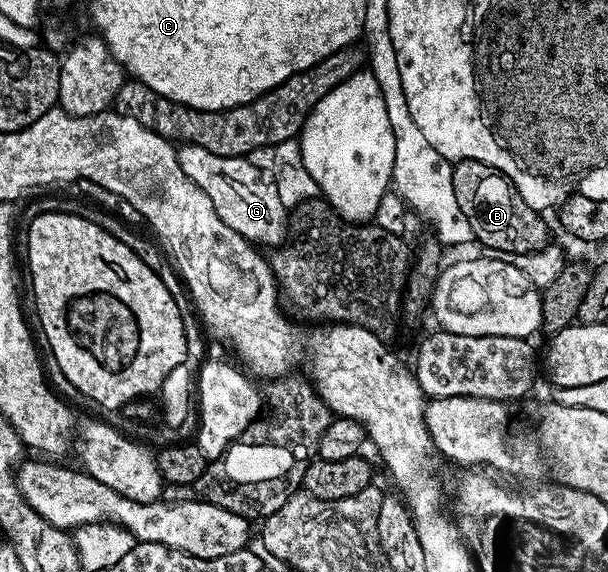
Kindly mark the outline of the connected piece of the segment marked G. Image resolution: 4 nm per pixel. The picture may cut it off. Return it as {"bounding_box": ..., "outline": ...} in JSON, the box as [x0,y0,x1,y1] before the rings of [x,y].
{"bounding_box":[176,144,289,247],"outline":[[[187,144],[177,149],[176,155],[182,172],[209,197],[225,225],[261,247],[279,247],[286,242],[287,219],[289,223],[287,208],[276,193],[274,184],[247,158],[221,157],[200,146]]]}

